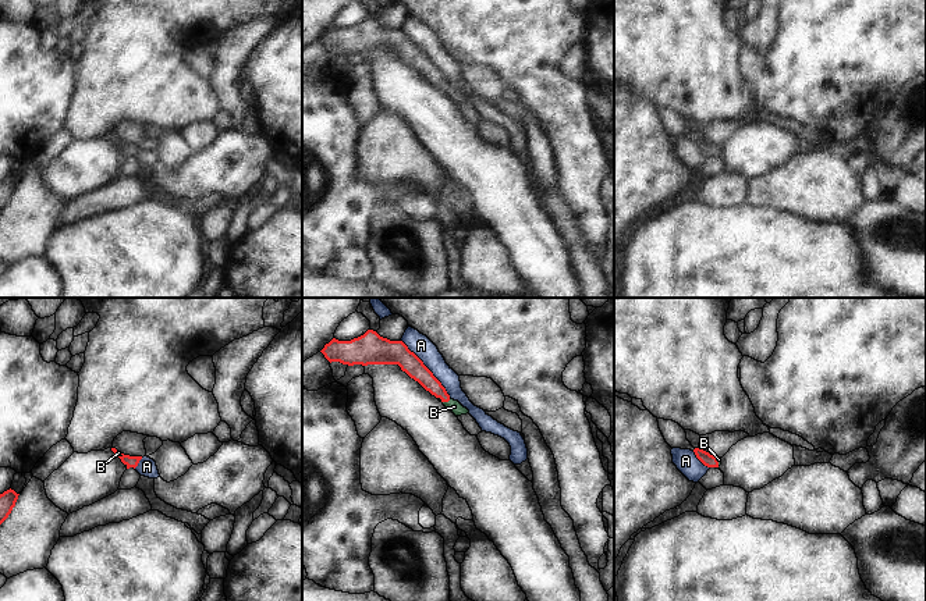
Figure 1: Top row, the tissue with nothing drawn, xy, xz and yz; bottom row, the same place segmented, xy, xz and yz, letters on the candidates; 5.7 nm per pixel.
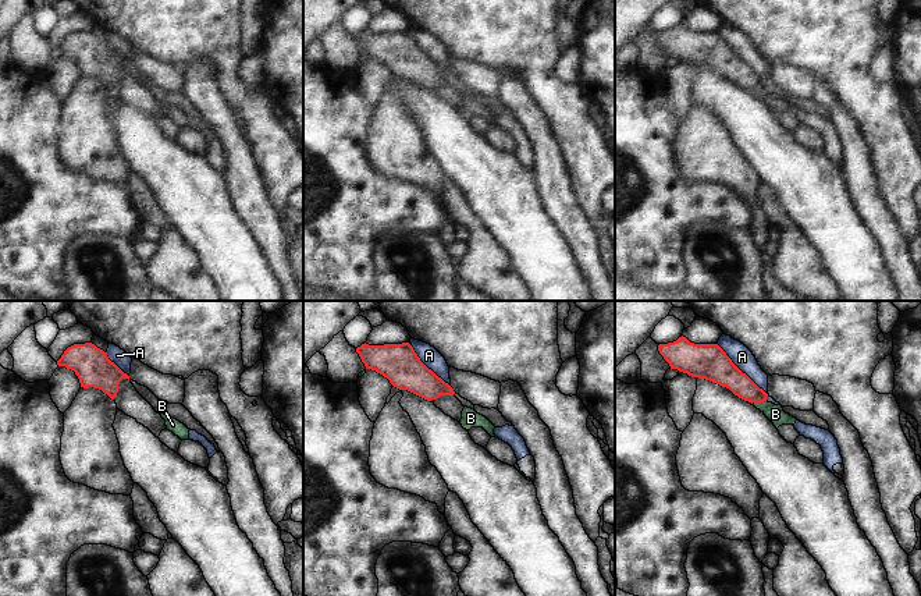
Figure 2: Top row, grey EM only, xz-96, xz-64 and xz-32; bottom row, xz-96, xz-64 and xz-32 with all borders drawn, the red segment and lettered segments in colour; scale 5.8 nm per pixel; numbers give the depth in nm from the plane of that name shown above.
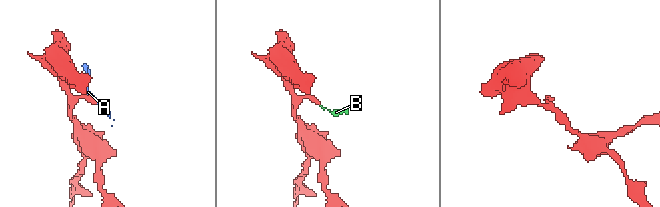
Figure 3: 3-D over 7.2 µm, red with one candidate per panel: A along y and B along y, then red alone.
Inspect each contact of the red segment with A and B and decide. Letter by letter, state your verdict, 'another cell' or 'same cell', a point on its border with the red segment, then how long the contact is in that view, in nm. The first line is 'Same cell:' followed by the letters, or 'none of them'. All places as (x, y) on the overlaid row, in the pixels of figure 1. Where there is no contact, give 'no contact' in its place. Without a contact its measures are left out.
Same cell: B
A: another cell; contact xz (428, 369); length 440 nm
B: same cell; contact xz (444, 401); length 80 nm

